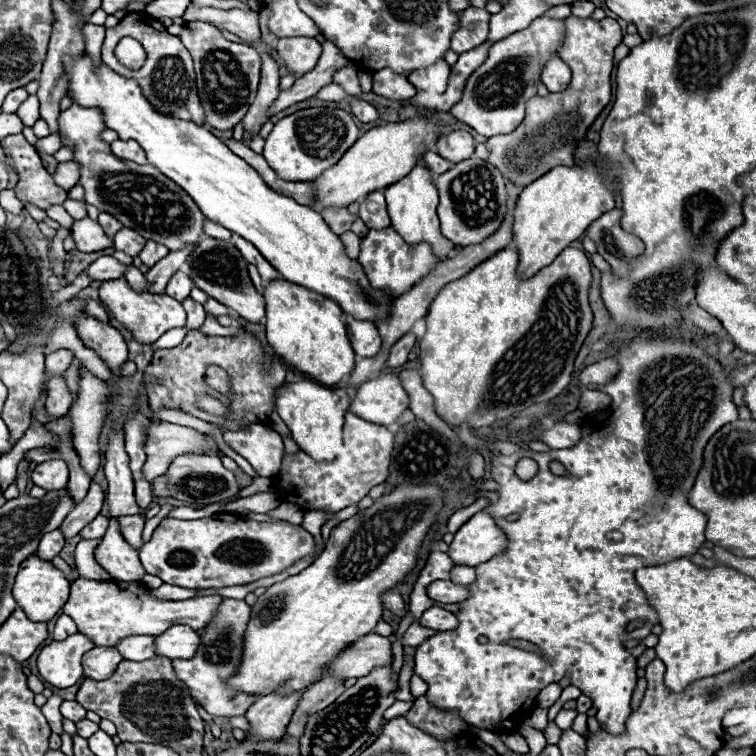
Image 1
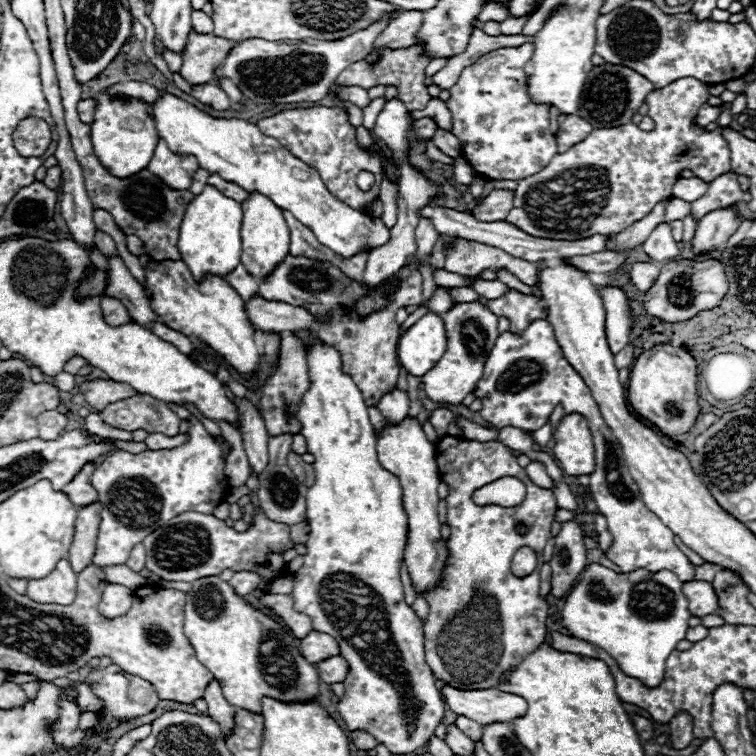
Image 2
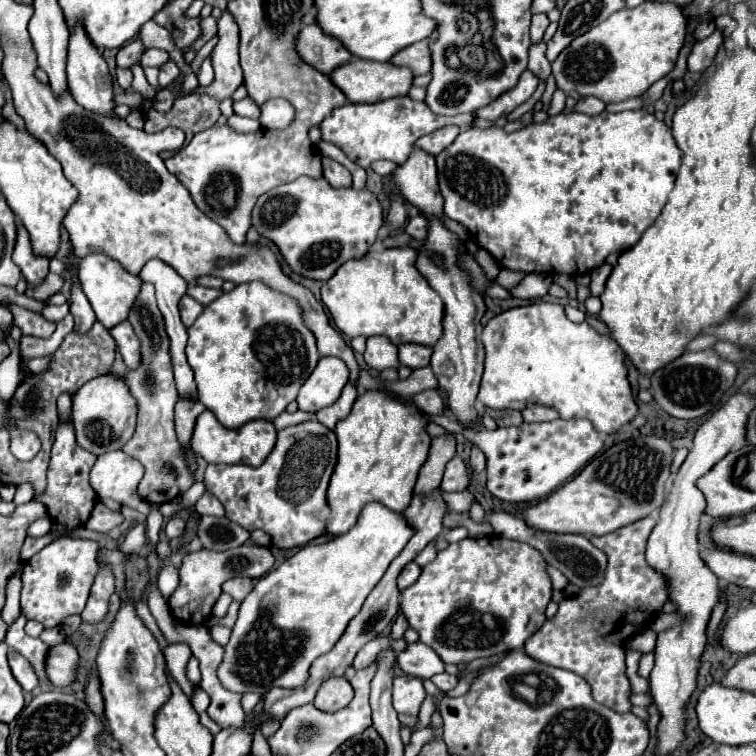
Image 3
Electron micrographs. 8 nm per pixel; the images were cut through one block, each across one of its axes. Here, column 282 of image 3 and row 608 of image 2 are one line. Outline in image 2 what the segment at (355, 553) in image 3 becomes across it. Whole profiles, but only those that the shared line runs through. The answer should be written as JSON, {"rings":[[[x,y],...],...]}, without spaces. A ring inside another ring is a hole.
{"rings":[[[594,562],[584,568],[576,586],[564,598],[562,608],[562,624],[574,638],[606,650],[624,674],[638,678],[648,688],[656,688],[662,682],[666,658],[686,638],[688,618],[682,582],[674,572],[648,572],[640,568],[618,574]]]}

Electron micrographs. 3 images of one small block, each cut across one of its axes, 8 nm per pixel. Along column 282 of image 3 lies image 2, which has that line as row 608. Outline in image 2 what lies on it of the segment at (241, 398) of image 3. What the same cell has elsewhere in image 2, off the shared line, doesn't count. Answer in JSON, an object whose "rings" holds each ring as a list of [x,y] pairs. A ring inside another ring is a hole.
{"rings":[[[298,330],[294,332],[300,340],[308,342],[310,348],[308,348],[308,376],[310,376],[310,388],[308,392],[304,394],[302,402],[300,402],[300,408],[296,412],[296,418],[300,420],[302,428],[300,428],[300,434],[304,436],[306,440],[306,448],[308,448],[308,454],[312,454],[316,460],[314,460],[314,470],[316,470],[316,482],[314,486],[308,488],[308,494],[306,494],[306,518],[308,518],[308,524],[310,524],[310,538],[306,542],[306,548],[308,548],[308,554],[304,556],[304,566],[294,574],[294,590],[292,590],[292,598],[294,598],[294,610],[296,612],[302,612],[306,616],[312,618],[312,624],[314,624],[314,630],[320,630],[320,632],[326,632],[330,636],[336,638],[338,646],[340,646],[340,656],[346,658],[348,666],[350,666],[350,672],[346,676],[346,696],[340,698],[340,704],[338,704],[338,710],[340,710],[340,716],[342,720],[346,722],[346,728],[348,730],[366,730],[370,732],[378,742],[386,744],[388,750],[392,754],[412,754],[412,752],[418,752],[426,742],[428,738],[434,734],[438,722],[442,720],[444,712],[446,712],[446,704],[444,704],[444,698],[436,686],[436,680],[434,680],[434,674],[430,670],[430,666],[426,664],[424,660],[424,632],[422,632],[422,626],[424,622],[420,622],[414,614],[414,610],[410,606],[406,606],[404,602],[404,590],[402,590],[402,582],[400,582],[400,564],[402,564],[402,558],[404,558],[404,546],[406,546],[406,530],[408,530],[408,522],[406,512],[402,510],[402,488],[400,488],[400,482],[398,478],[384,470],[378,462],[378,454],[376,454],[376,432],[368,420],[368,412],[366,412],[366,402],[358,390],[358,386],[352,382],[352,378],[348,374],[344,374],[342,370],[342,356],[340,352],[336,350],[336,346],[330,346],[330,344],[324,344],[312,330]]]}

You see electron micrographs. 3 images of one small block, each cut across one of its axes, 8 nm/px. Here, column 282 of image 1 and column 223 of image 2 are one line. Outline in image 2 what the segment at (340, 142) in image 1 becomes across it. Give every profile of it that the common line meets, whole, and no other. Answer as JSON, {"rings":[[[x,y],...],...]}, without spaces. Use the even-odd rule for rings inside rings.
{"rings":[[[166,90],[154,104],[150,104],[150,108],[156,132],[162,140],[166,140],[172,152],[192,154],[196,156],[198,166],[210,174],[220,174],[222,178],[244,186],[248,192],[268,196],[278,208],[292,212],[300,222],[304,222],[304,226],[308,226],[314,236],[336,254],[350,258],[362,248],[372,250],[388,242],[390,230],[380,218],[370,218],[368,214],[362,214],[334,198],[314,168],[294,158],[282,144],[278,144],[278,140],[262,134],[256,124],[240,118],[212,118],[194,104]]]}

